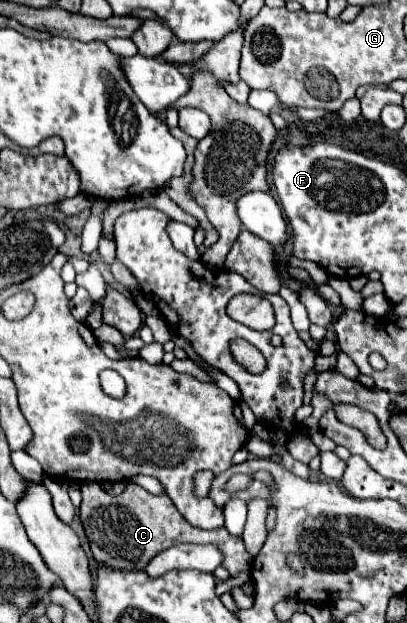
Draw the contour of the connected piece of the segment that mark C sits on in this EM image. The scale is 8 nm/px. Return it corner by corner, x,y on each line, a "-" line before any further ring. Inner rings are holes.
81,482
83,502
79,516
85,528
85,534
91,542
91,552
97,562
103,562
117,570
137,570
145,568
151,558
175,544
217,544
223,554
223,566
231,576
251,568
251,556
247,554
241,536
231,536
225,528
219,530
199,530
191,526
175,508
167,494
149,494
137,484
129,484
123,494
113,496
103,492
97,482

